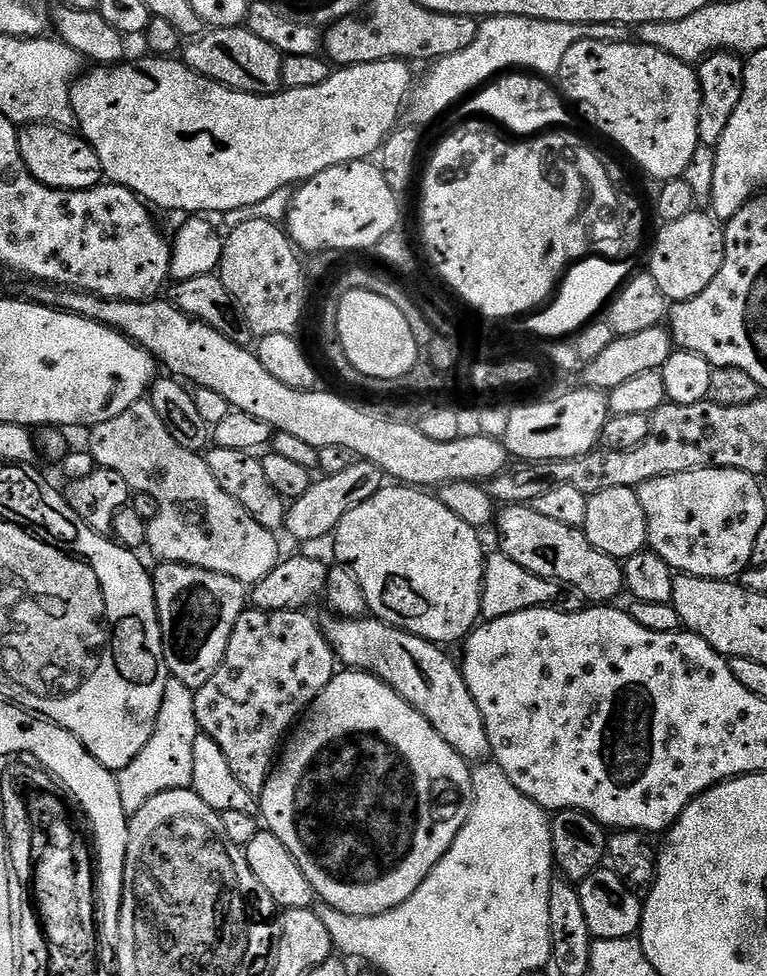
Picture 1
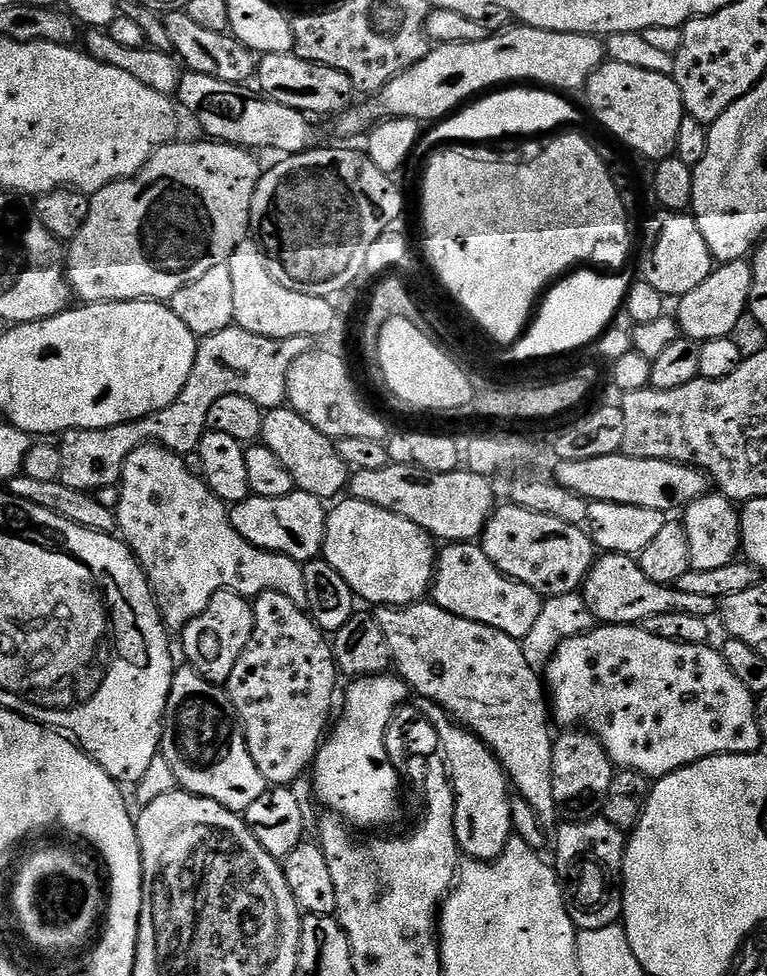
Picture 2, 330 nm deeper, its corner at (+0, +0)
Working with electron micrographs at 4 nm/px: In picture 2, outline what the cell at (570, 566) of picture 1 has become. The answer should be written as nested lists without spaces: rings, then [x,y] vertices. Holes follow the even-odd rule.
[[[613,552],[601,555],[593,564],[588,577],[584,579],[582,595],[594,620],[601,625],[640,626],[654,614],[694,614],[712,618],[718,612],[718,601],[714,598],[705,598],[702,594],[686,594],[679,586],[650,582],[650,578],[642,574],[639,563],[633,557]]]

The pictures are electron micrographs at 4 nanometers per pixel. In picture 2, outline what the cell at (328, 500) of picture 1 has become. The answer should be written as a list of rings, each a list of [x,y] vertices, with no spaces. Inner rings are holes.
[[[295,491],[289,496],[282,498],[262,498],[261,496],[249,495],[241,504],[233,504],[230,508],[232,525],[246,542],[258,546],[267,552],[277,552],[279,556],[289,556],[301,562],[317,559],[324,550],[324,531],[328,521],[325,501],[318,499],[314,494],[306,494]]]

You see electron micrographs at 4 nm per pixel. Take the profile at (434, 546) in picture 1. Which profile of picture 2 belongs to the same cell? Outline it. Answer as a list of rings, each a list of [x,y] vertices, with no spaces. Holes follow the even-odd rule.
[[[344,499],[328,512],[322,559],[346,578],[353,596],[363,603],[365,600],[371,606],[394,608],[421,603],[429,595],[436,575],[438,548],[434,537],[410,518],[382,510],[382,506]]]

